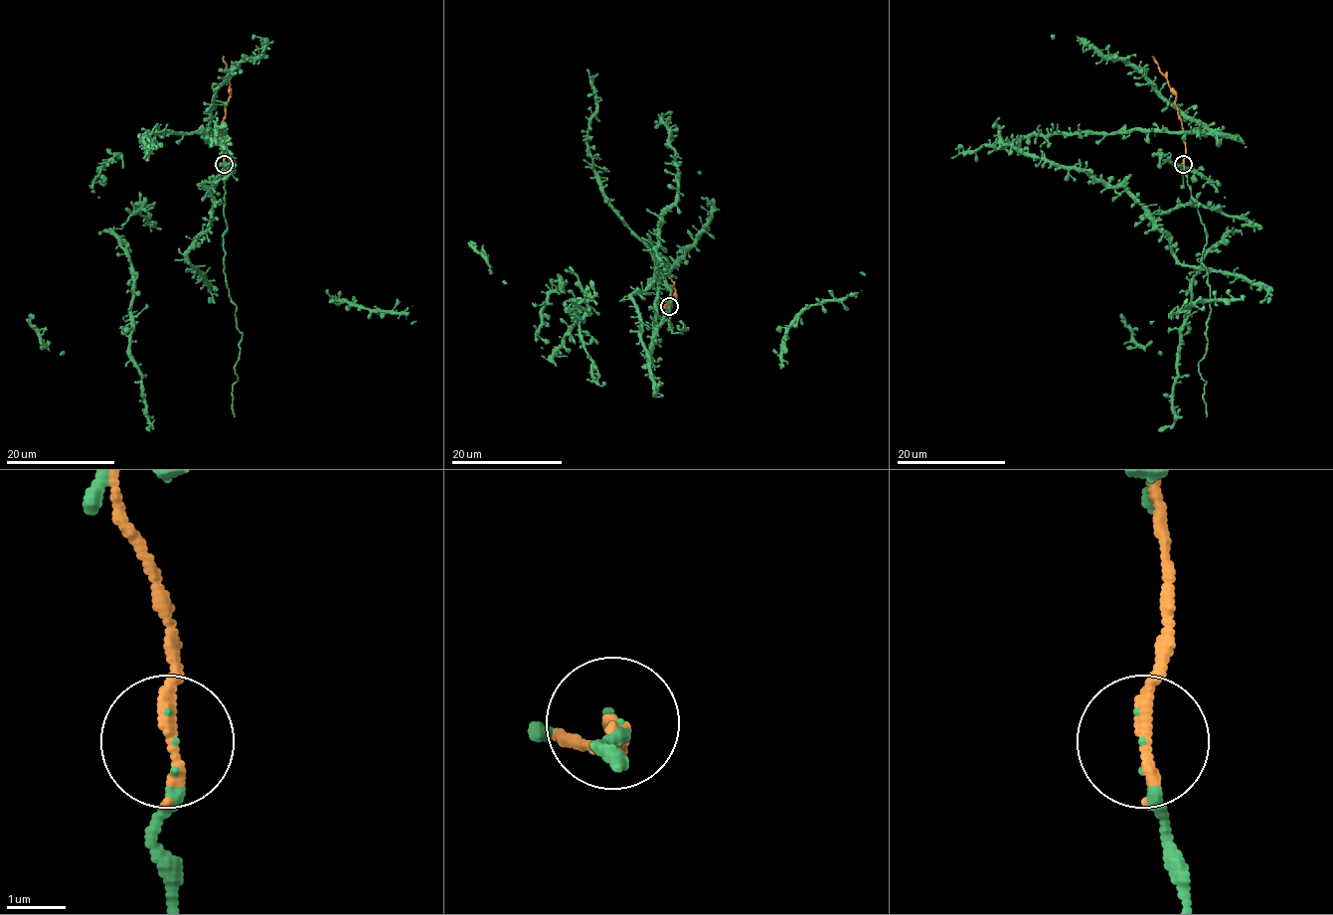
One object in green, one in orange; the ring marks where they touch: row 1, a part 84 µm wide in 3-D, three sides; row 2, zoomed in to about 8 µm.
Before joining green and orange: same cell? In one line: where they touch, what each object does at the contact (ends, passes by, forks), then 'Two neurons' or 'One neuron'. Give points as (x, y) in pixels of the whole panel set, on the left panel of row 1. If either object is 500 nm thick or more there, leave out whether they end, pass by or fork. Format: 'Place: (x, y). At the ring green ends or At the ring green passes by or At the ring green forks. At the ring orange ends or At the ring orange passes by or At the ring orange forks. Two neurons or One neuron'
Place: (224, 164). At the ring green ends. At the ring orange ends. One neuron

